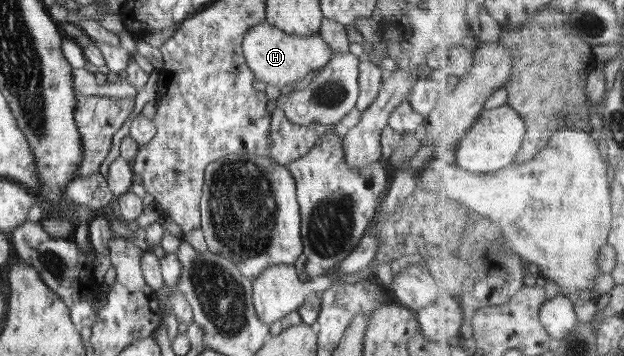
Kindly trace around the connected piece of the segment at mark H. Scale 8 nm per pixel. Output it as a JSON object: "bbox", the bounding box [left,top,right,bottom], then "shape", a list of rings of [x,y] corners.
{"bbox":[241,22,334,91],"shape":[[[267,22],[249,29],[241,46],[254,78],[263,81],[266,86],[278,86],[284,91],[290,90],[309,72],[322,69],[334,56],[319,32],[312,35],[287,34]]]}

